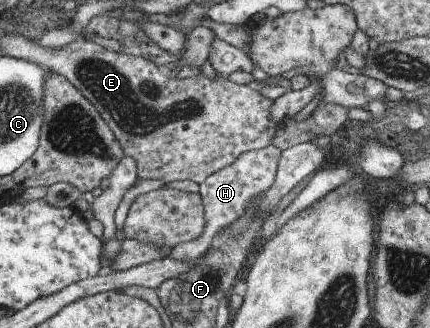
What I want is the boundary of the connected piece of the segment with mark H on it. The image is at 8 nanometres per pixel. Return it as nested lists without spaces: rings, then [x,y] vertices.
[[[269,144],[258,150],[249,150],[242,153],[237,159],[223,169],[214,171],[205,181],[199,184],[199,193],[203,199],[204,221],[203,233],[197,241],[179,244],[174,247],[169,258],[175,261],[195,261],[199,256],[211,247],[215,235],[223,229],[227,229],[233,221],[237,221],[245,209],[273,185],[279,167],[282,151]]]

